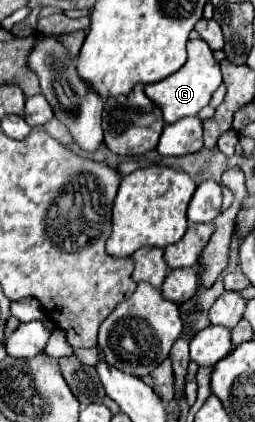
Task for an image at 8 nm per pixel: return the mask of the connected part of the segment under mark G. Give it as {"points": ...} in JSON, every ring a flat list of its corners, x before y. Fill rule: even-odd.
{"points":[[198,38,198,40,188,40,188,60,178,72,174,72,172,76,168,76,168,78,164,78,160,82,148,84,144,90,146,90,146,96,162,108,166,124,172,124,172,122,176,122,180,118,196,116,210,102,214,90,220,84,222,84,220,64,214,58,208,44,202,38]]}

